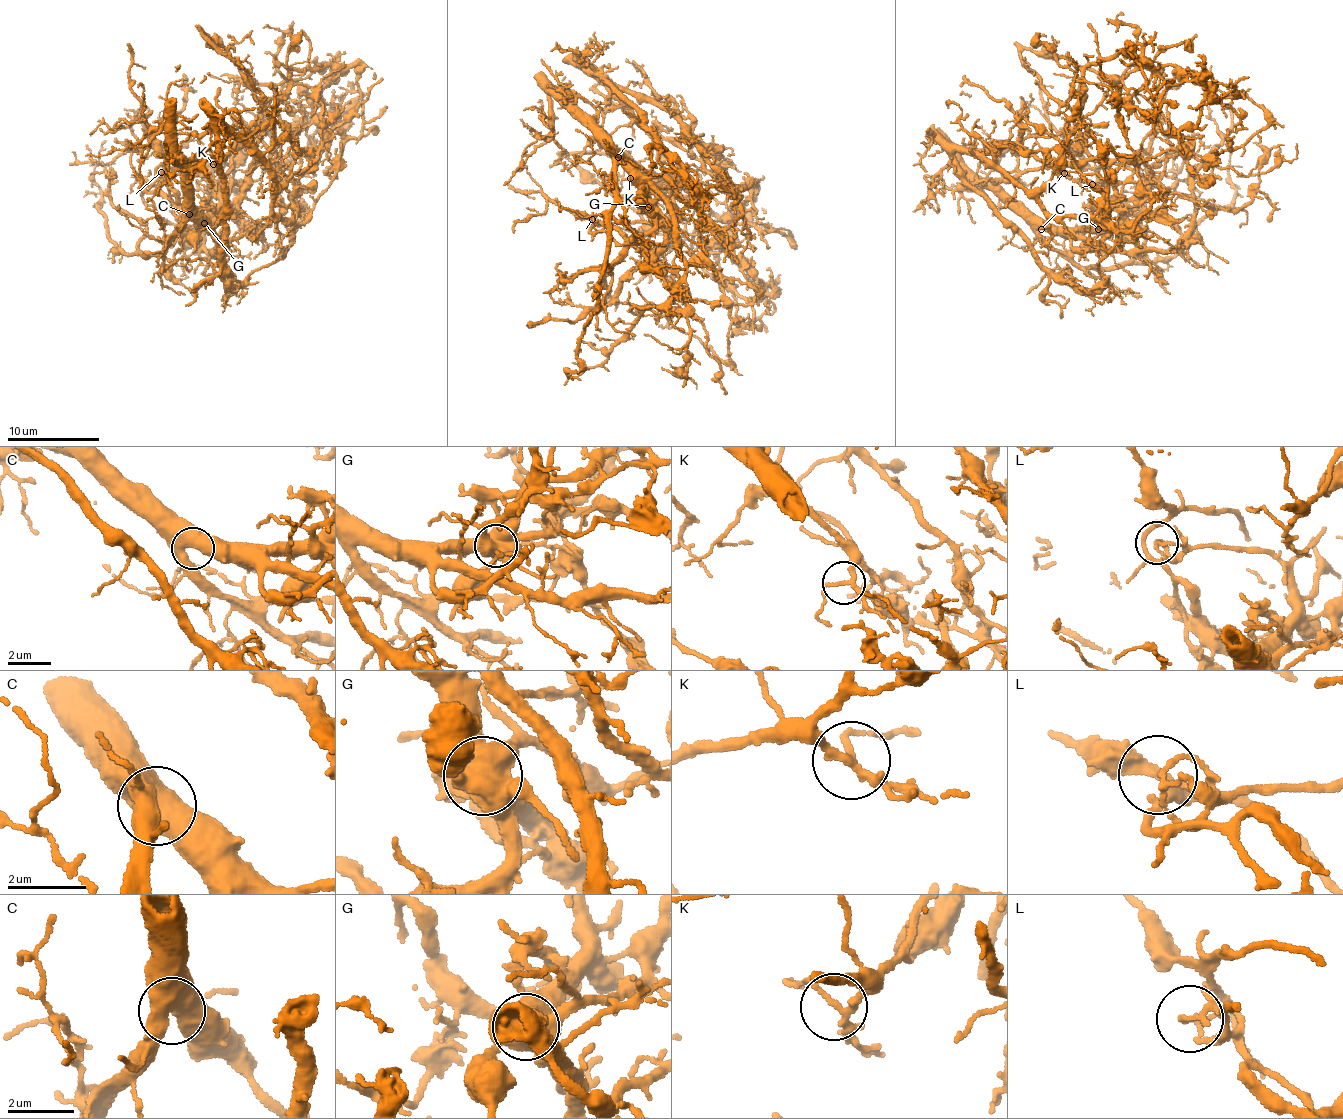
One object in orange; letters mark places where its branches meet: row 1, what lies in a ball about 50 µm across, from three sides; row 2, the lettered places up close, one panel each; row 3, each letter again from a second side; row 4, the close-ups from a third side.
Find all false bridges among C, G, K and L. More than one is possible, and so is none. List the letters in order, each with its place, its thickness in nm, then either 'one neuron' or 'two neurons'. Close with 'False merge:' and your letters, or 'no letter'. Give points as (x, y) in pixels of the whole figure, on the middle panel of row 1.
C: at (618, 157); 480 nm thick; one neuron
G: at (648, 207); 700 nm thick; two neurons
K: at (630, 178); 180 nm thick; one neuron
L: at (592, 219); 90 nm thick; two neurons
False merge: G, L

